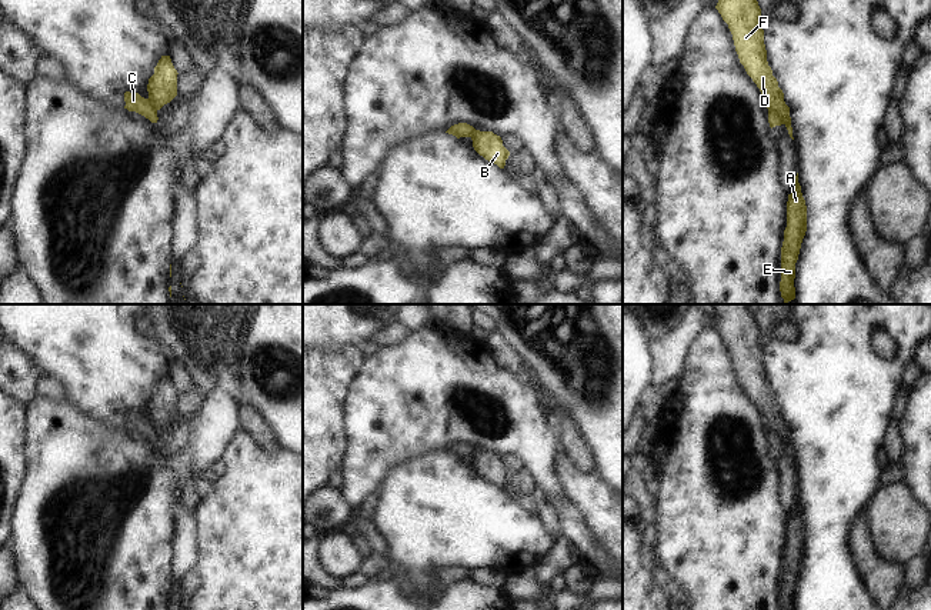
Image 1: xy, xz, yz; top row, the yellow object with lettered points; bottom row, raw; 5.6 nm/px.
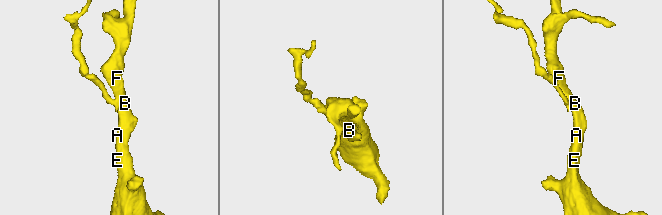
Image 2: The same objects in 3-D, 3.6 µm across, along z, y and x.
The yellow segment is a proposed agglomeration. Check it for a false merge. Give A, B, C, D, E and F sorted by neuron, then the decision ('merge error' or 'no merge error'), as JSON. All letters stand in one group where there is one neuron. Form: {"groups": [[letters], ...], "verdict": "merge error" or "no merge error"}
{"groups": [["A", "B", "D", "E", "F"], ["C"]], "verdict": "merge error"}

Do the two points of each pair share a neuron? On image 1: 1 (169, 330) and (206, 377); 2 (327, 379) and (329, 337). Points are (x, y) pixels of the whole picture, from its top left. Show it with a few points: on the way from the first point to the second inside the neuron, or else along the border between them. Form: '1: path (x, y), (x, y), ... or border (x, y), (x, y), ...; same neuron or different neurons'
1: path (180, 342), (204, 366); same neuron
2: border (351, 343), (317, 349); different neurons

